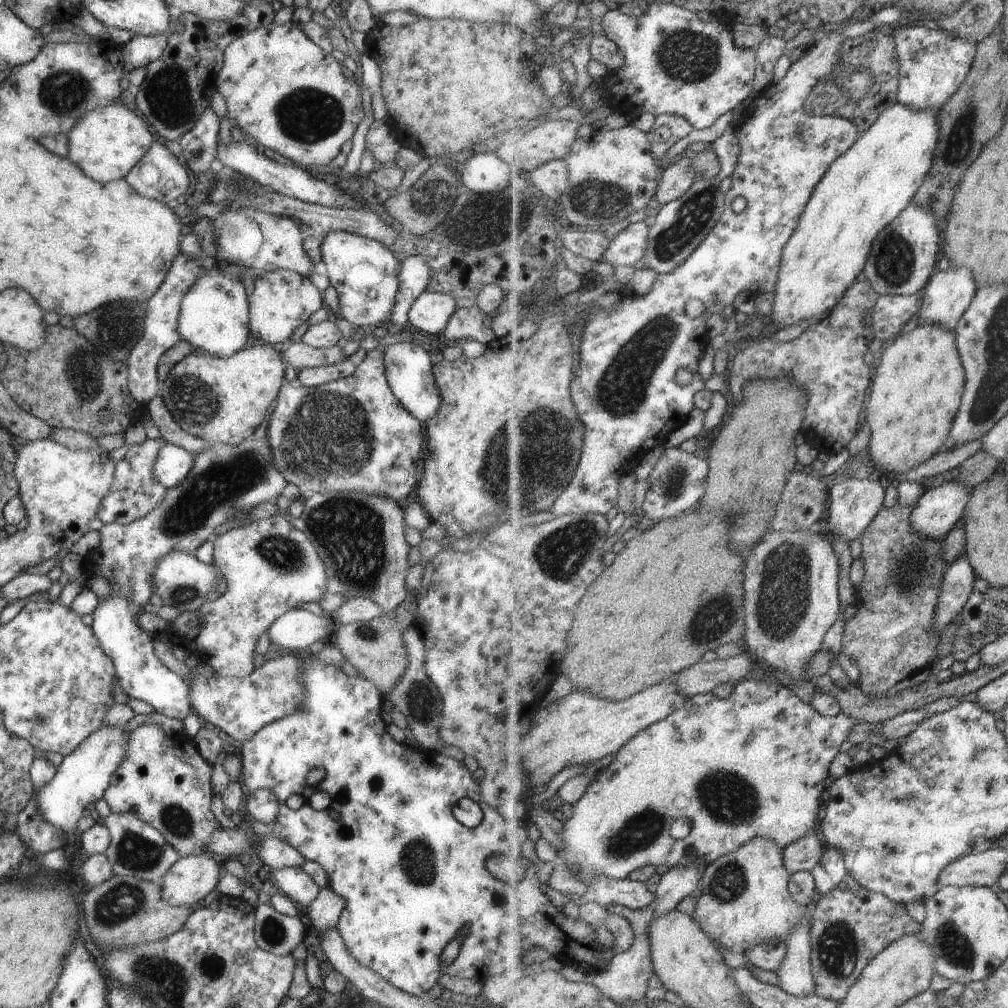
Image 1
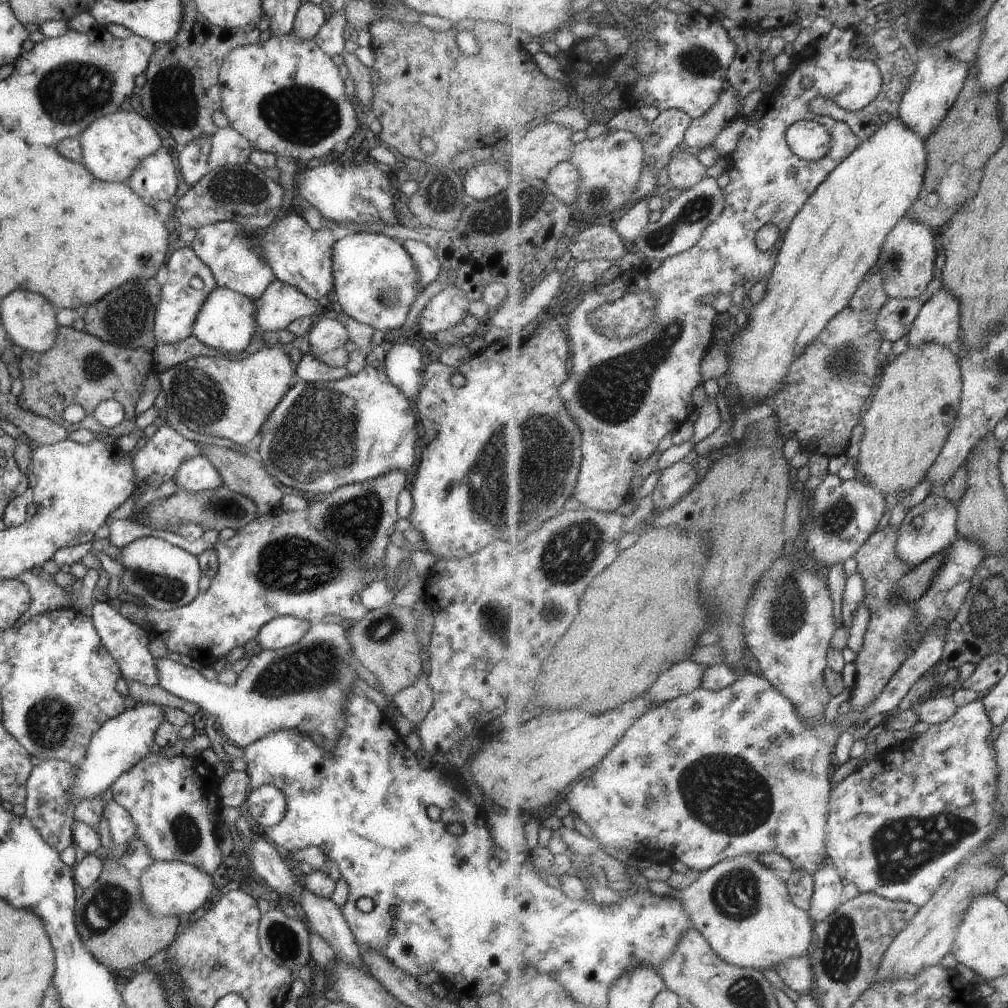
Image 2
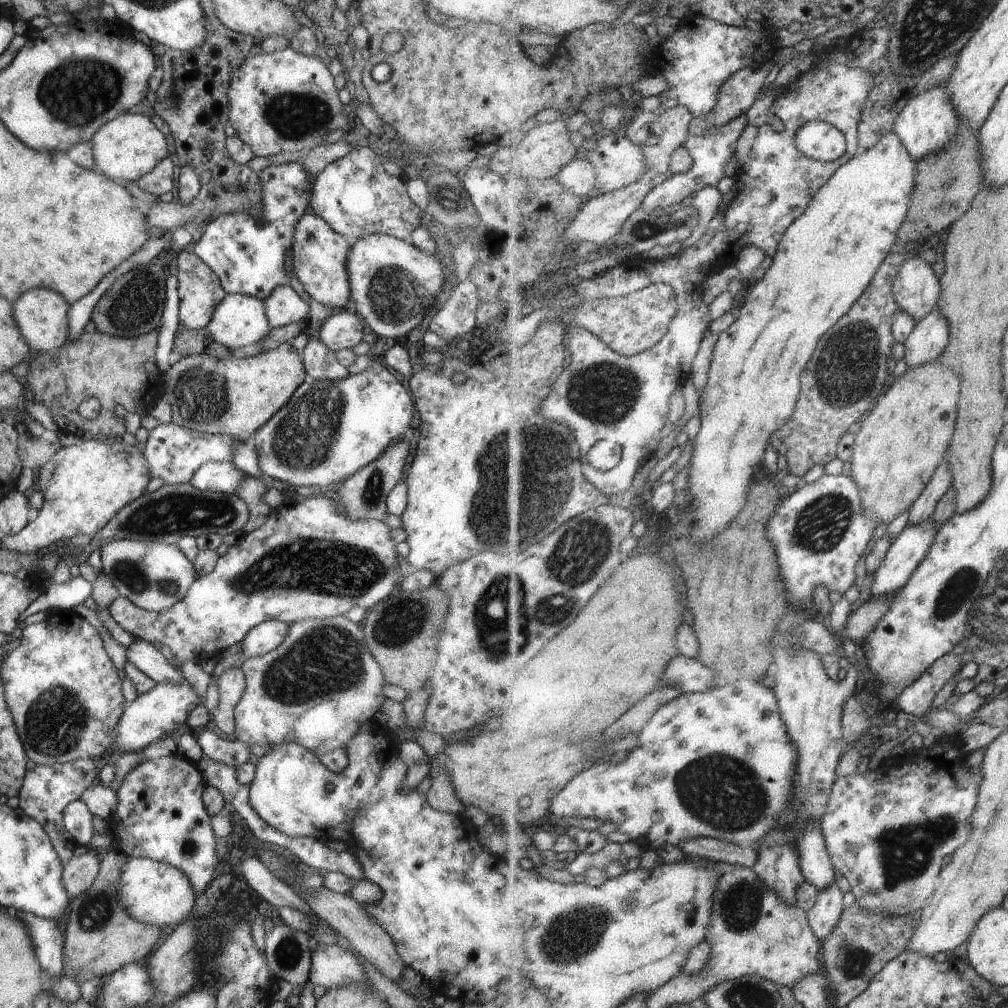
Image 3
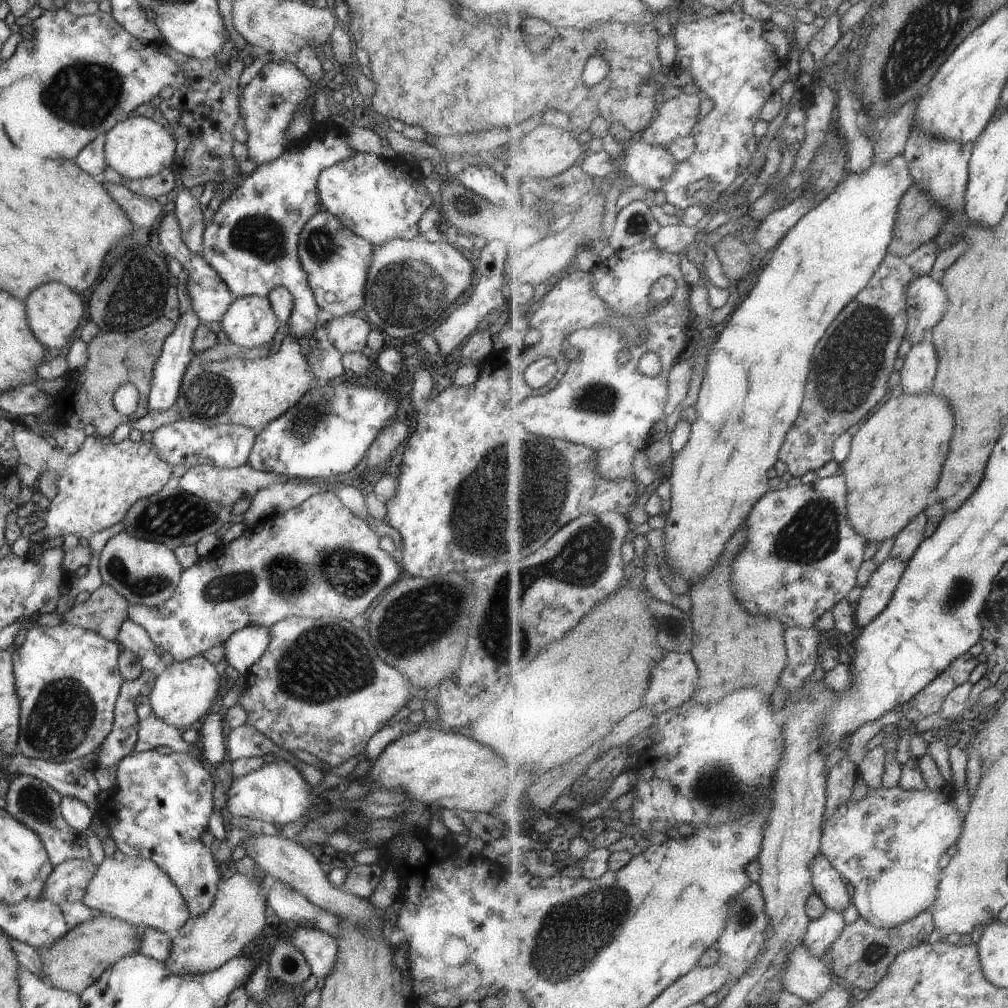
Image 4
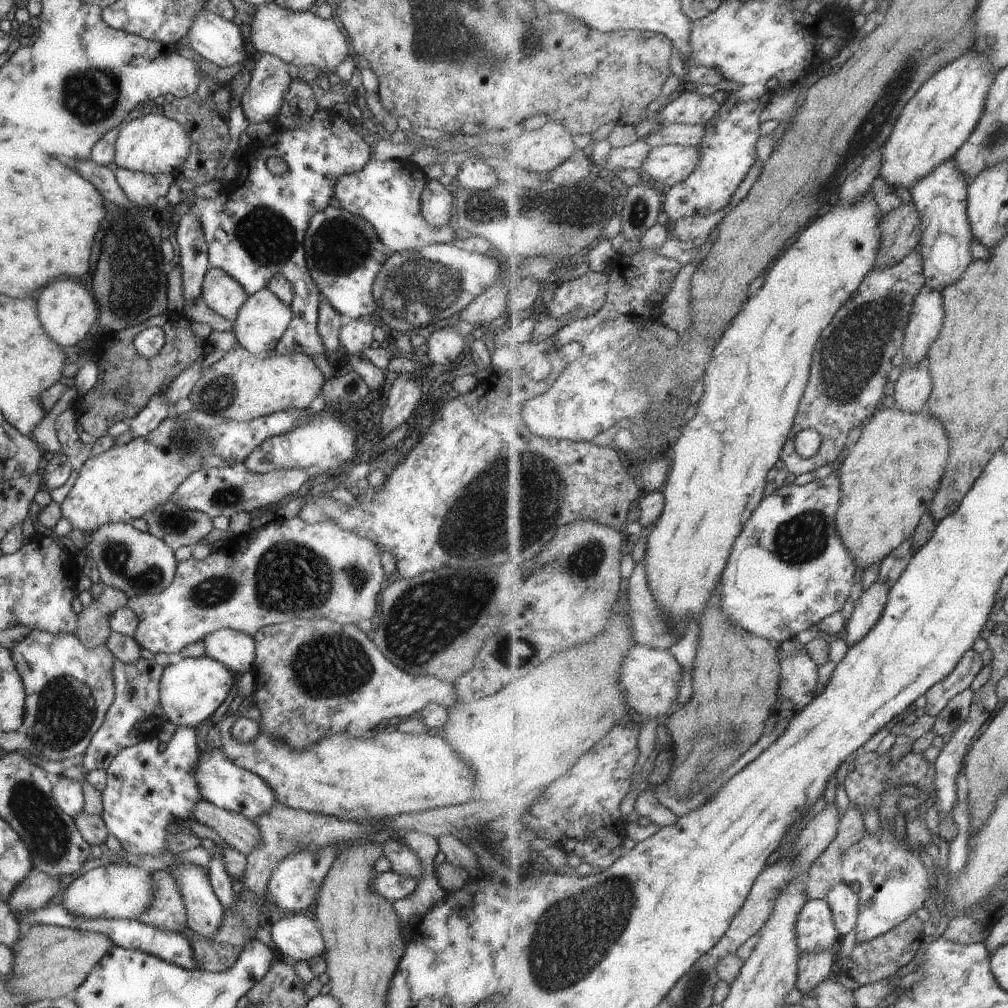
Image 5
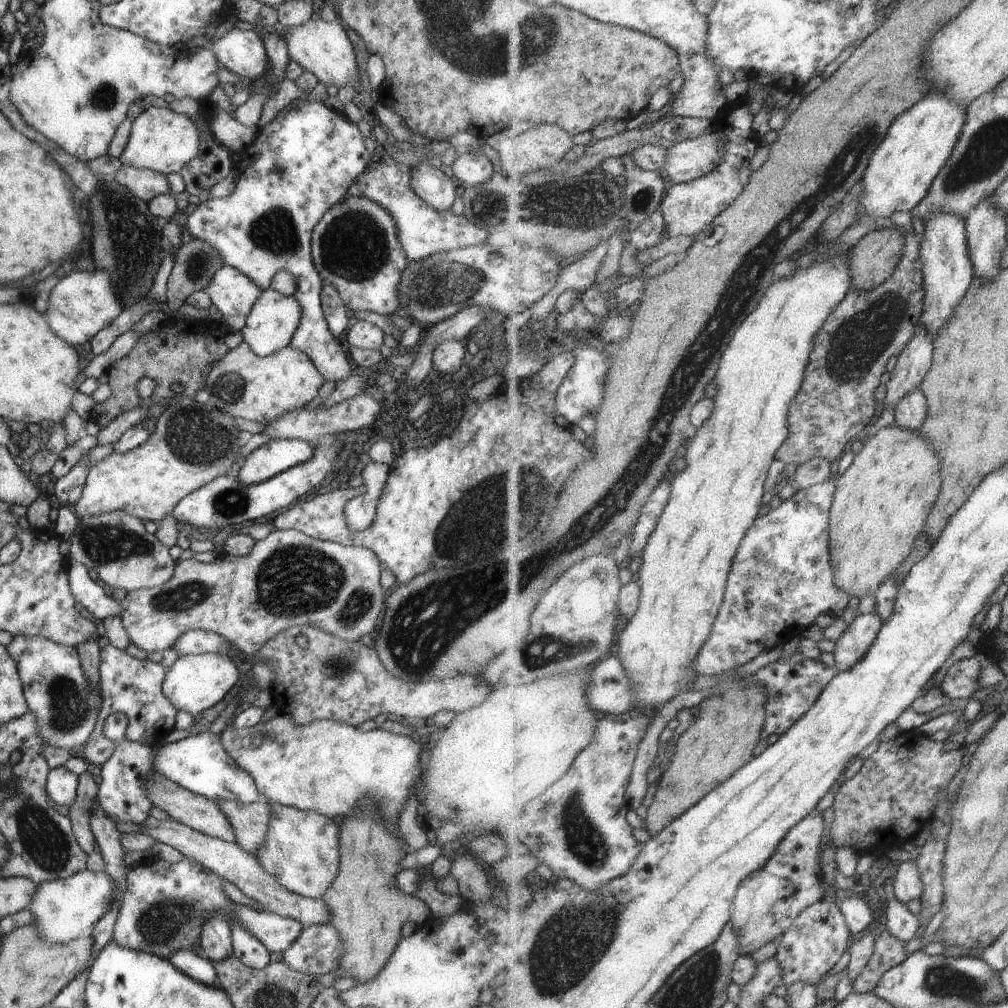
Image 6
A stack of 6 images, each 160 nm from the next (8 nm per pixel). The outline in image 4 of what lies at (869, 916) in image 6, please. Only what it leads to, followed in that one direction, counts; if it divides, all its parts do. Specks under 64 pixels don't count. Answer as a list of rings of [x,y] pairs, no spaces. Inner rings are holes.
[[[822,853],[815,856],[811,872],[814,873],[814,892],[823,900],[826,908],[841,914],[846,912],[853,902],[853,896],[847,892],[847,882]]]

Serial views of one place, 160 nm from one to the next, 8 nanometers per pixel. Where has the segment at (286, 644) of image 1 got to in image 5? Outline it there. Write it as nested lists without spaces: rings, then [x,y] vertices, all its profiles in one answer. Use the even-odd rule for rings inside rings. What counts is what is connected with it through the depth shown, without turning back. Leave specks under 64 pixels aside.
[[[230,628],[219,629],[202,636],[205,655],[223,663],[229,671],[247,672],[254,664],[252,635]]]

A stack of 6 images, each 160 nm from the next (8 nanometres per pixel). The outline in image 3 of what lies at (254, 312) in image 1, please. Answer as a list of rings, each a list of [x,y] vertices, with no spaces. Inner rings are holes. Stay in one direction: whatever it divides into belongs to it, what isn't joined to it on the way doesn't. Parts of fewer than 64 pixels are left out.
[[[277,285],[262,301],[270,328],[306,320],[309,303],[303,302],[289,285]]]

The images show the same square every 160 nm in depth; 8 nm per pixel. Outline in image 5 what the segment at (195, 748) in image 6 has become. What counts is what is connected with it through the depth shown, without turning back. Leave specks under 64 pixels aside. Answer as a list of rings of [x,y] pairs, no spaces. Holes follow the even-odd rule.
[[[221,747],[200,751],[192,775],[196,780],[201,798],[208,800],[216,807],[238,812],[251,820],[254,816],[263,814],[270,806],[277,803],[271,785],[247,769],[235,766],[225,756]]]

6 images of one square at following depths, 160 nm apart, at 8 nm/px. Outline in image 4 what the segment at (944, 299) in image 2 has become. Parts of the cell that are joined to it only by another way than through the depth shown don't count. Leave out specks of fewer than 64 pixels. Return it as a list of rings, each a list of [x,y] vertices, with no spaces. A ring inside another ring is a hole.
[[[930,337],[911,348],[900,370],[901,385],[909,393],[929,392],[939,368],[939,354]]]

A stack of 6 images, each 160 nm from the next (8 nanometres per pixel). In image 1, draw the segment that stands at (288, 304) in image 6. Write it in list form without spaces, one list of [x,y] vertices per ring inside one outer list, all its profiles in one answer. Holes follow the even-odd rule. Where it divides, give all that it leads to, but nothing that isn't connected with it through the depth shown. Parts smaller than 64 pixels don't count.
[[[211,266],[201,276],[197,276],[191,287],[181,298],[177,316],[179,341],[191,348],[203,349],[203,352],[217,358],[227,358],[244,348],[250,334],[248,328],[248,298],[239,276],[227,274],[223,268]]]

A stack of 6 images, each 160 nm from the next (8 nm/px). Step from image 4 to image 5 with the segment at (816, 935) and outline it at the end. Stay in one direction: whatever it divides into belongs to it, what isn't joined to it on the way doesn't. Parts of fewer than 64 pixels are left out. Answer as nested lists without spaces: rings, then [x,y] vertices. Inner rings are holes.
[[[803,953],[798,964],[797,990],[803,995],[831,977],[836,953]]]

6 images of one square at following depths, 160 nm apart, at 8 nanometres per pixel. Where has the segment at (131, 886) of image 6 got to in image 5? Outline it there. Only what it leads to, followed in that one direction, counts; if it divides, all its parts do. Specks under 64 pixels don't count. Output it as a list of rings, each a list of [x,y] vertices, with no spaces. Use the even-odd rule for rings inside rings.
[[[167,869],[155,871],[152,881],[156,889],[154,901],[135,920],[160,931],[183,934],[183,928],[187,927],[184,904],[170,872]],[[300,912],[289,913],[275,922],[270,922],[270,936],[275,948],[289,962],[305,961],[324,954],[324,942],[315,919],[310,919]]]

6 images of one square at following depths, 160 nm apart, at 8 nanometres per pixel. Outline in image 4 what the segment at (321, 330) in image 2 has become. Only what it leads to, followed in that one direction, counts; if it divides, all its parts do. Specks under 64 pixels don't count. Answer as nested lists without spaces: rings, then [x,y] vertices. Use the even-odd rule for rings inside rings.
[[[353,314],[335,316],[326,325],[327,340],[341,355],[361,351],[366,346],[367,334],[374,328]]]

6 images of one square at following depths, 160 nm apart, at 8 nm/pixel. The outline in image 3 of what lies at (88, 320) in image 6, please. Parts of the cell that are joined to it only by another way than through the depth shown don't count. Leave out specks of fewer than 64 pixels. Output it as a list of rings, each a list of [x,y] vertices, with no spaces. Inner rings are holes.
[[[31,288],[26,290],[12,302],[12,315],[19,329],[20,335],[25,339],[32,352],[57,350],[68,335],[67,311],[70,304],[57,292],[47,288]]]

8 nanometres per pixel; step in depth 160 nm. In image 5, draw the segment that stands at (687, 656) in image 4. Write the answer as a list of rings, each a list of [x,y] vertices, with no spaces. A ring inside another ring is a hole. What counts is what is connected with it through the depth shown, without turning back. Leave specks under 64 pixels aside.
[[[641,645],[631,650],[627,664],[623,664],[622,691],[632,713],[639,713],[643,718],[655,718],[659,714],[669,715],[669,708],[679,696],[677,682],[681,680],[681,670],[677,660],[667,649],[652,649]]]

